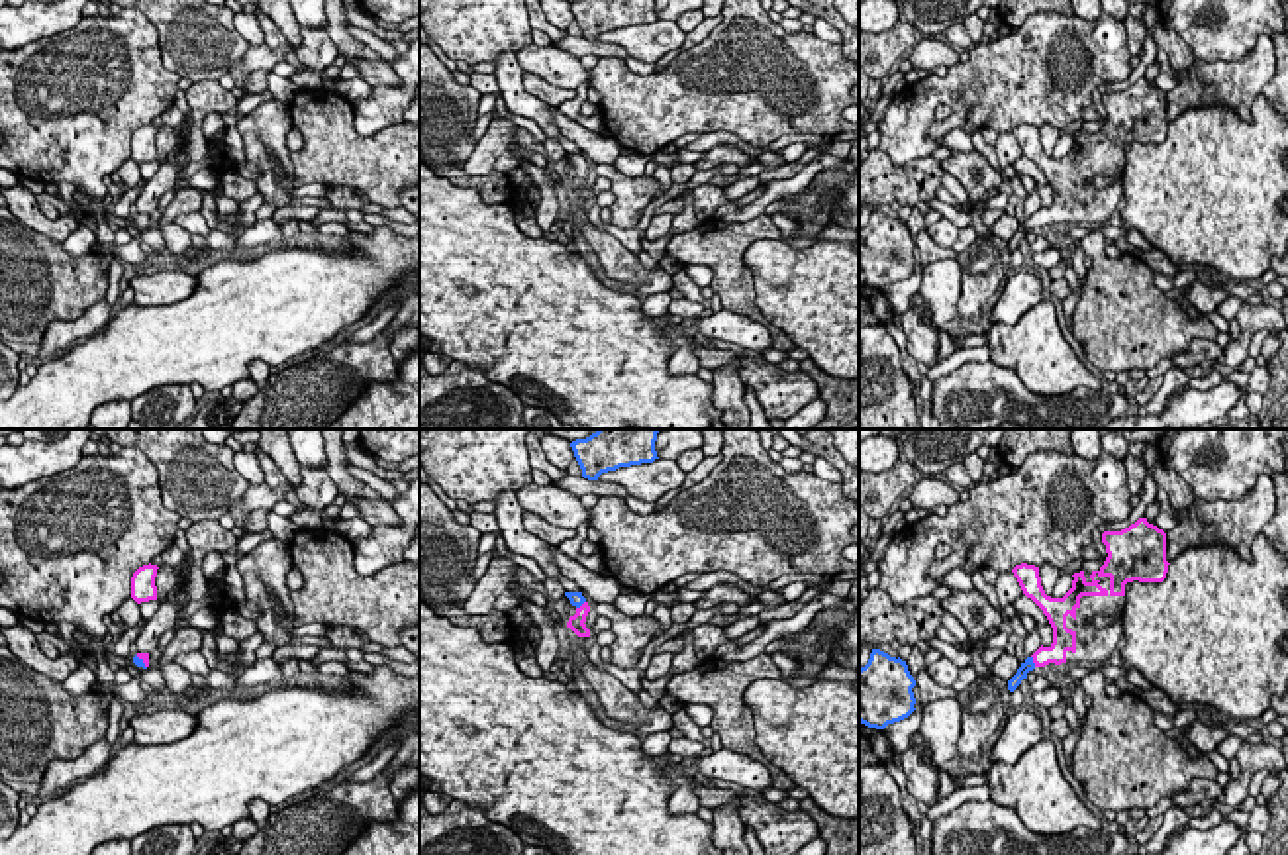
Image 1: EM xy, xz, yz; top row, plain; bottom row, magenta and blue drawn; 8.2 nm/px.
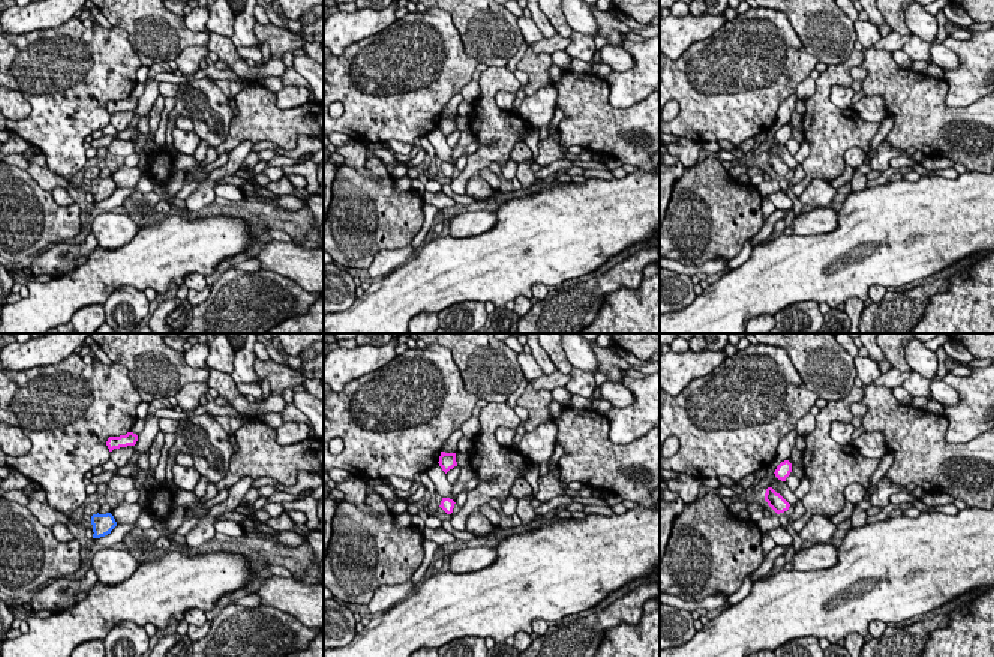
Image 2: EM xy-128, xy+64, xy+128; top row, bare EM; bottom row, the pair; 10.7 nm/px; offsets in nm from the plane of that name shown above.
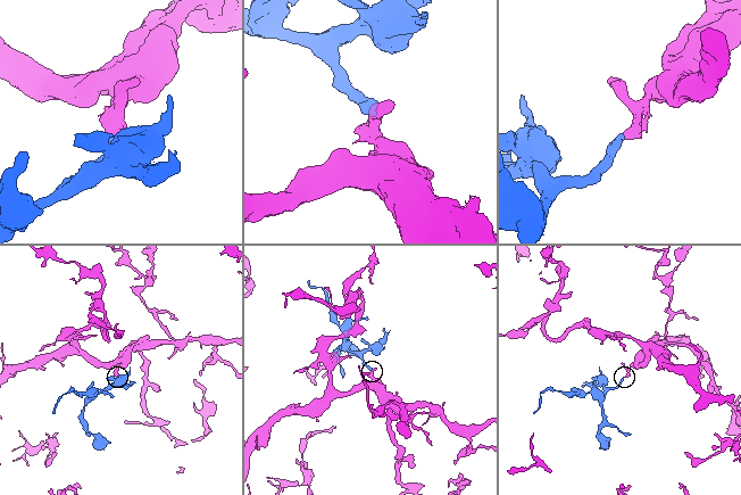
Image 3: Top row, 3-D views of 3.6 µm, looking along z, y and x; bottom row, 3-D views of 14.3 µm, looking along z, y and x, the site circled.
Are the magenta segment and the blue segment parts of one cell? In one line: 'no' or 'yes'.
yes

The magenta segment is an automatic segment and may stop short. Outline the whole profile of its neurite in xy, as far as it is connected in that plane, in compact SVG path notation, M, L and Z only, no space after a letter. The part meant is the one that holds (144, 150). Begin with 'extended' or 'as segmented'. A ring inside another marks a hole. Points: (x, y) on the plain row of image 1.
as segmented; M143 126L139 127L133 137L131 137L131 159L141 165L149 161L157 161L157 147L155 147L155 137L157 137L157 126Z

